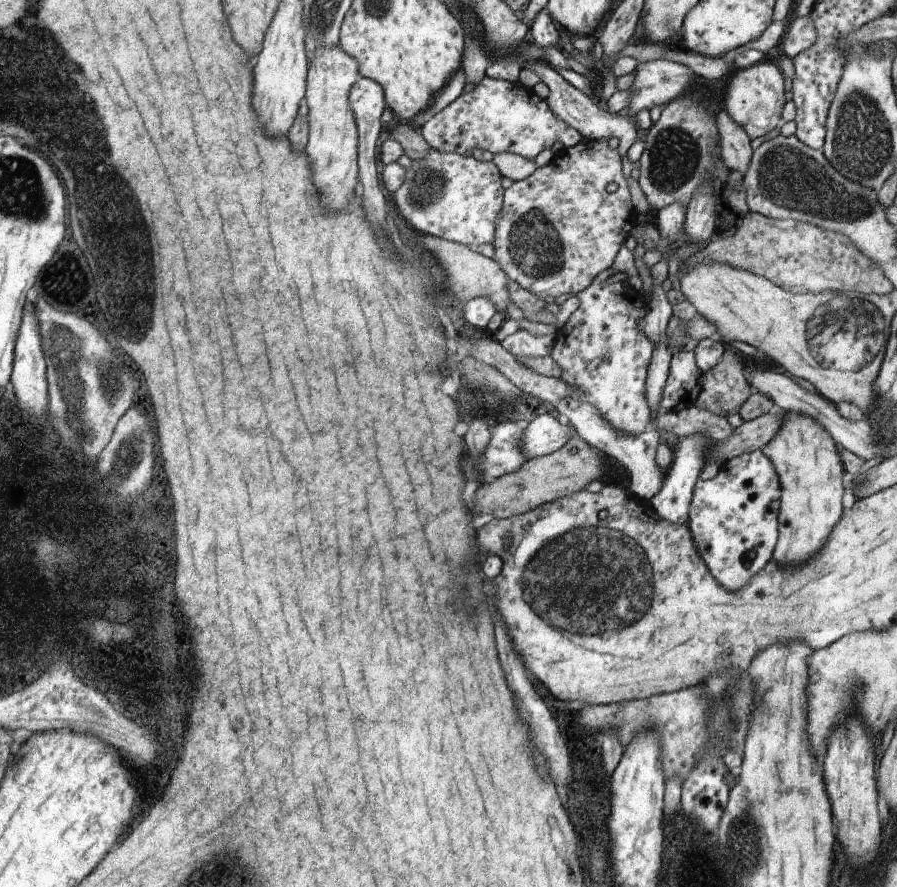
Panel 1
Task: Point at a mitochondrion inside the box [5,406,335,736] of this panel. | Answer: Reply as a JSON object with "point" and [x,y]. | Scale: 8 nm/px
{"point":[133,447]}

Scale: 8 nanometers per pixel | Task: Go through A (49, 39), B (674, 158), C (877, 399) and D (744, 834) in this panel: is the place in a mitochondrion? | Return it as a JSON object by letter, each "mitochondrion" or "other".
{"A":"mitochondrion","B":"mitochondrion","C":"other","D":"mitochondrion"}

